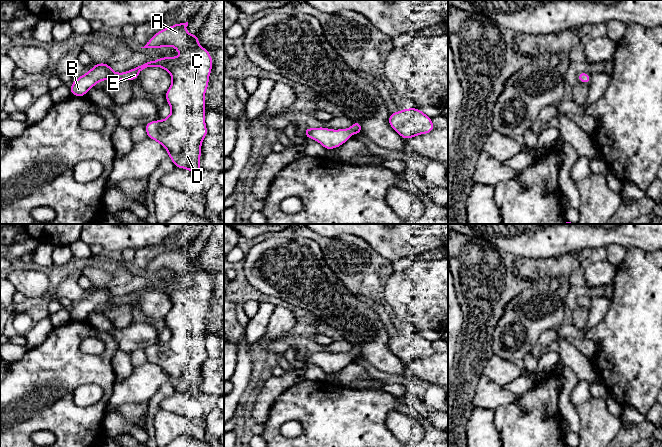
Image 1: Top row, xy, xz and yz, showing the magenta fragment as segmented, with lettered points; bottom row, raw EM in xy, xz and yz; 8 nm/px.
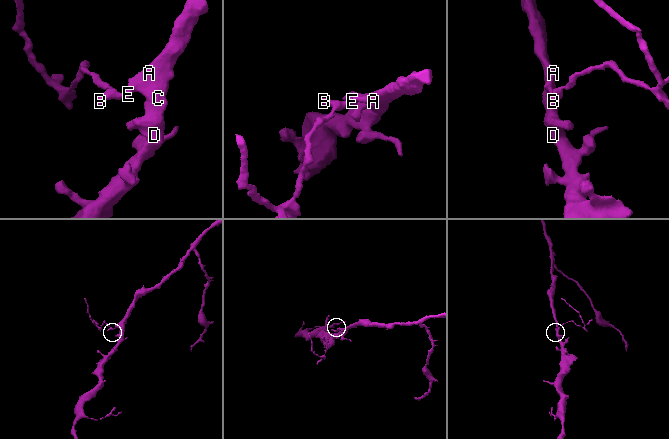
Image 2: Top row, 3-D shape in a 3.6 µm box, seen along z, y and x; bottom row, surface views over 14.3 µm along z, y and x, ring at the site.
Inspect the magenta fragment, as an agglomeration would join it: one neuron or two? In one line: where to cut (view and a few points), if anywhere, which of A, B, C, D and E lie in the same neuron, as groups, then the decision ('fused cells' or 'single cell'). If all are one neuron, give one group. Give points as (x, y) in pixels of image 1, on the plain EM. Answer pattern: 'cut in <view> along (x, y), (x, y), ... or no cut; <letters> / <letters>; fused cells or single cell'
no cut; A B C D E; single cell

